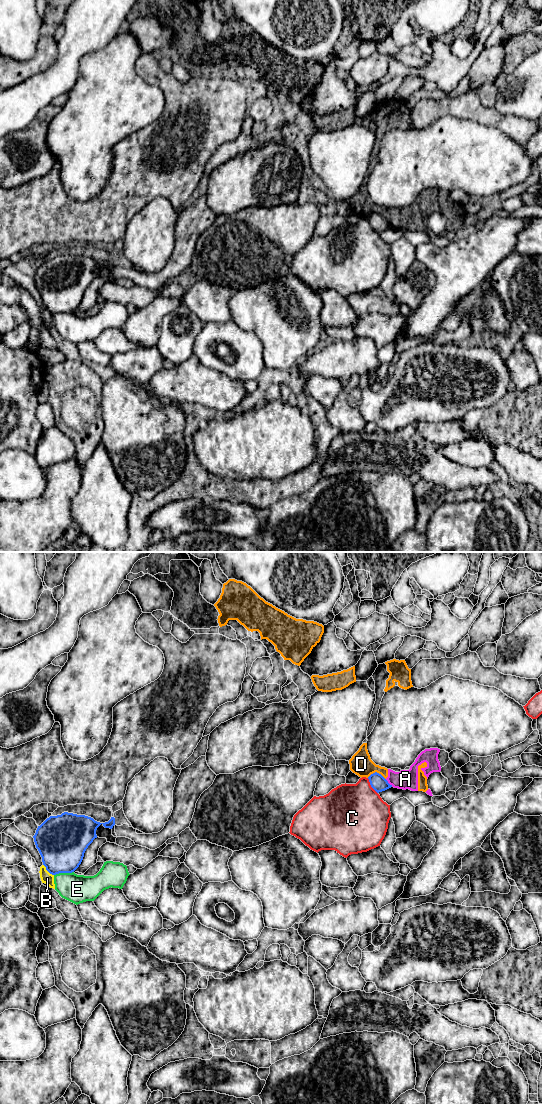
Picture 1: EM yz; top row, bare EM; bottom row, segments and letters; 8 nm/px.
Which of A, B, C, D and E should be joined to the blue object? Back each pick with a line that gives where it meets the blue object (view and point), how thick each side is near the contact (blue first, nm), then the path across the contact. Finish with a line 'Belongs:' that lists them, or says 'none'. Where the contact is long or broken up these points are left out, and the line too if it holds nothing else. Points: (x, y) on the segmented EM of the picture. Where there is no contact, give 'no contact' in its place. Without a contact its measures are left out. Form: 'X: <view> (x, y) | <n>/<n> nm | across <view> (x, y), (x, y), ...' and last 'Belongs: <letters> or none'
Belongs: none

